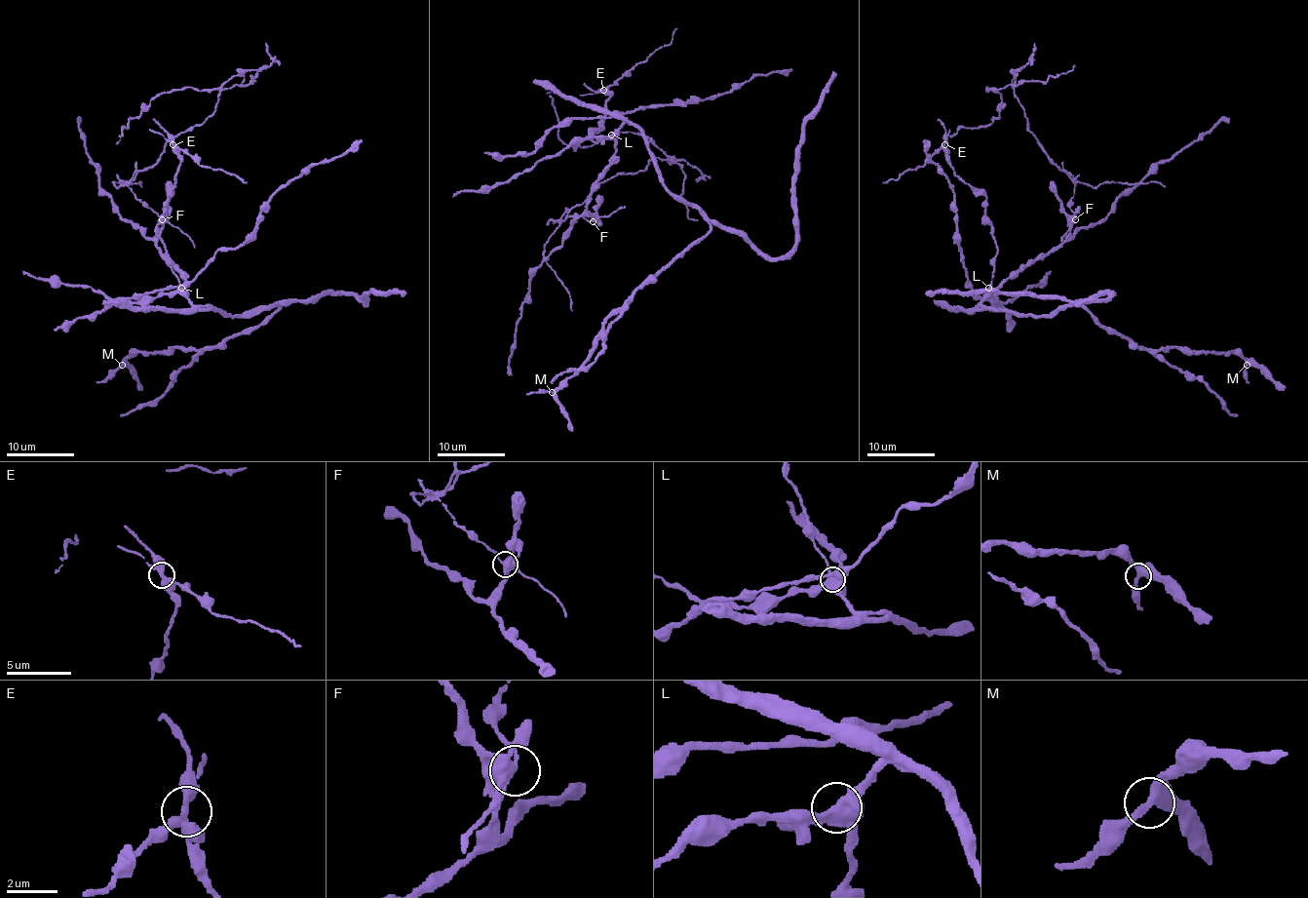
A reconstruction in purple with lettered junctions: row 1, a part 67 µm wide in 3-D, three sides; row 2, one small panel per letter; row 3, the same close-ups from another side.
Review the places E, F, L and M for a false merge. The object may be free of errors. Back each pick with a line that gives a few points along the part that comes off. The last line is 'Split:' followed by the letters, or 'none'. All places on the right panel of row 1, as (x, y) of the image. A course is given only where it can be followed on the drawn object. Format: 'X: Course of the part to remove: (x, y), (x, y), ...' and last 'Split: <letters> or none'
F: Course of the part to remove: (1076, 219), (1072, 178), (1028, 130), (1015, 75), (985, 89), (1001, 96), (997, 117), (947, 143)
Split: F

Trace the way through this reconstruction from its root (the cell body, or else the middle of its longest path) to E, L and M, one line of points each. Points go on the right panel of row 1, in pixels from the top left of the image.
E: (1031, 259), (995, 288), (992, 287), (997, 246), (992, 221), (985, 214), (985, 198), (954, 174), (944, 144)
L: (1031, 259), (995, 288), (988, 288)
M: (1031, 259), (977, 305), (1033, 315), (1054, 315), (1081, 305), (1103, 328), (1135, 346), (1238, 353), (1247, 365)

